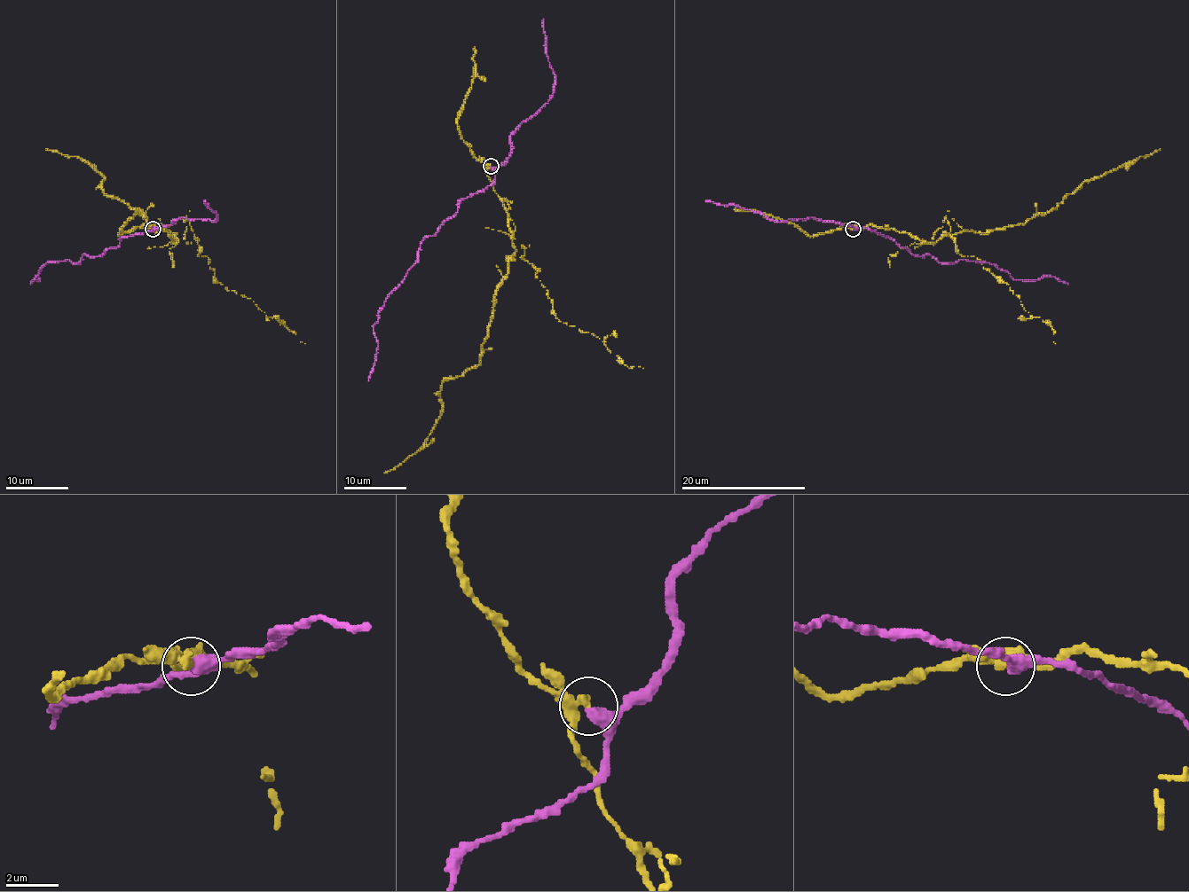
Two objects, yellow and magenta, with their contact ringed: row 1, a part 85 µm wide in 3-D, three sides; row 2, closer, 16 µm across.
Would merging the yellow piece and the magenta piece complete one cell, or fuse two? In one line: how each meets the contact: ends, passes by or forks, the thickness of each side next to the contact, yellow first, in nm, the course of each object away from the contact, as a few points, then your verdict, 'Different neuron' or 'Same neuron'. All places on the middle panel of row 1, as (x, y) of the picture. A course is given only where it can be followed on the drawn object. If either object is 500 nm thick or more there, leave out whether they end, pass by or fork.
At the ring yellow passes by. At the ring magenta ends. Thickness 280 nm (yellow) against 480 nm. Course of yellow: (490, 165), (515, 249), (481, 362), (442, 384), (442, 411), (428, 440), (384, 473). Course of magenta: (490, 167), (495, 179), (462, 199), (421, 242), (417, 262), (386, 300), (373, 327), (378, 341), (368, 380). Different neuron

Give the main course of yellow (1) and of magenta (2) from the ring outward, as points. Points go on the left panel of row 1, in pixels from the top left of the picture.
1: (152, 228), (177, 242), (139, 209), (104, 194), (104, 178), (90, 164), (46, 149)
2: (152, 228), (124, 236), (98, 256), (83, 254), (79, 262), (48, 262), (30, 285)

